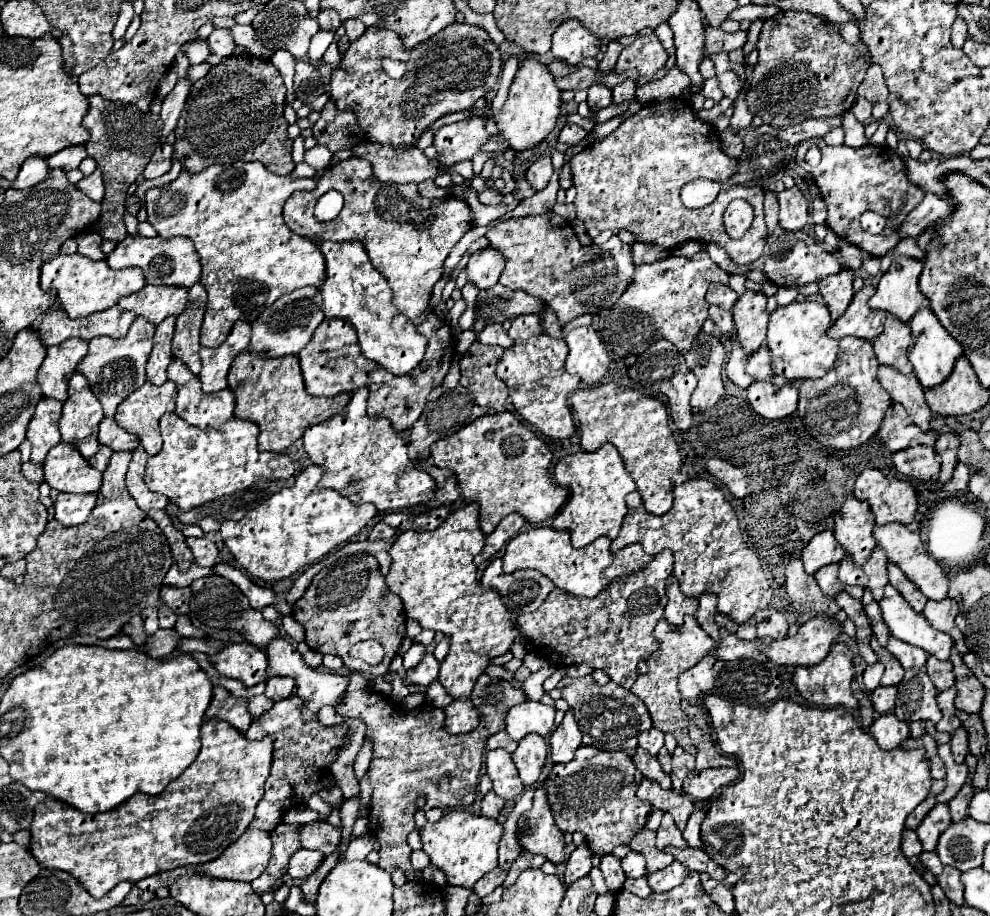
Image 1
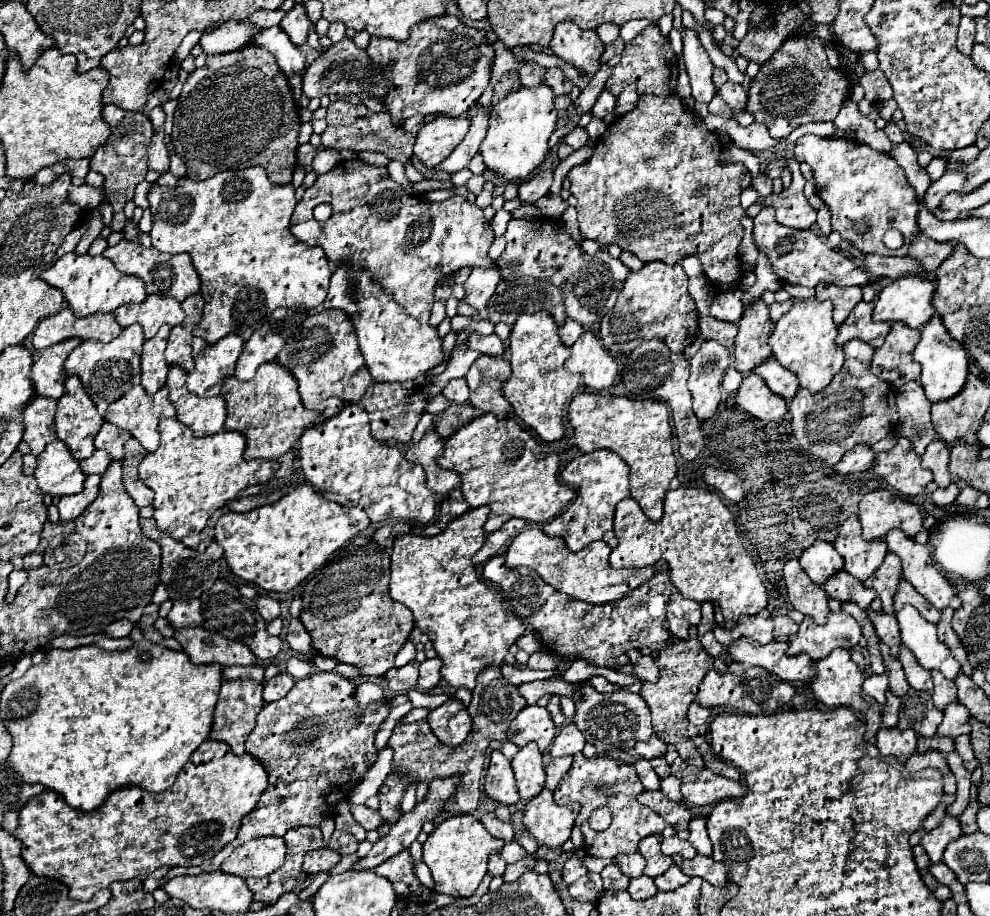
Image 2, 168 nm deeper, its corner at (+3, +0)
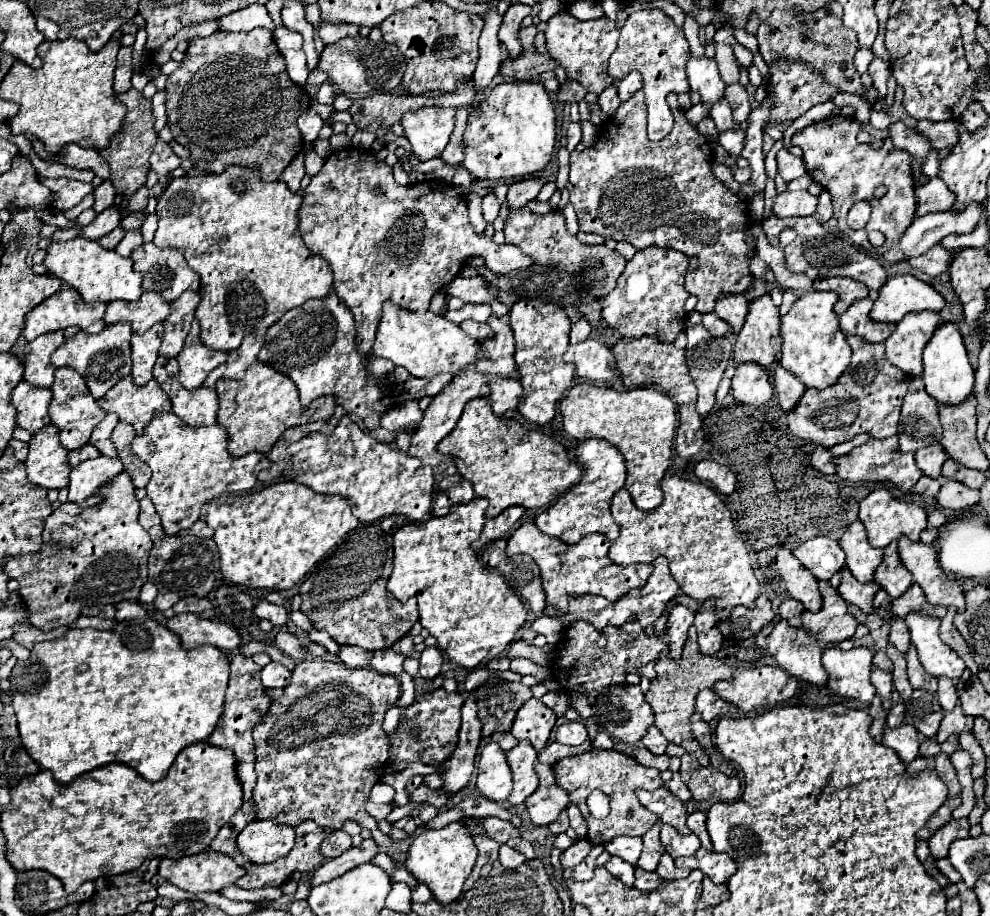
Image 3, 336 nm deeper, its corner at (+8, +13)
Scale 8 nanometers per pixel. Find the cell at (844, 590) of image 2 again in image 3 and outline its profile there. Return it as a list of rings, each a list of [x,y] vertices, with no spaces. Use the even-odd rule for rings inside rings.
[[[842,568],[840,570],[840,586],[838,586],[838,592],[840,596],[858,606],[862,612],[874,612],[874,606],[872,606],[872,600],[874,600],[874,594],[880,590],[880,586],[876,582],[858,582],[856,578],[852,578],[850,570],[848,568]]]

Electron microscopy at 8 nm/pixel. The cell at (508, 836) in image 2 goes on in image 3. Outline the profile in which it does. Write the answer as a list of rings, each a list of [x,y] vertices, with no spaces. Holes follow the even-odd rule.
[[[488,816],[482,820],[482,826],[486,830],[486,834],[496,840],[498,844],[504,844],[508,838],[516,838],[518,836],[518,828],[508,822],[508,820],[500,820],[500,818],[494,818],[494,816]]]

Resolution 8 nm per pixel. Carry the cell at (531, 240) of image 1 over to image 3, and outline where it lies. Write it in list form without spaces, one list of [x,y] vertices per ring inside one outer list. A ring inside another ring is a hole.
[[[510,208],[508,218],[504,222],[504,234],[506,234],[508,244],[518,246],[536,264],[566,266],[566,268],[582,274],[594,298],[604,298],[608,292],[612,292],[618,276],[622,274],[622,270],[626,266],[626,260],[616,250],[606,248],[606,244],[588,246],[588,244],[578,242],[576,236],[568,234],[566,222],[564,222],[564,216],[560,210],[548,212],[548,214],[534,214],[528,208],[524,208],[524,210]]]

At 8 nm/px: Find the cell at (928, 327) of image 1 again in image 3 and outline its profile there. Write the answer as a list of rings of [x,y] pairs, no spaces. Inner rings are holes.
[[[942,322],[934,334],[932,340],[928,340],[924,348],[924,372],[922,380],[926,386],[926,392],[936,398],[942,404],[960,404],[974,388],[974,370],[968,362],[968,354],[962,342],[962,334],[954,322]]]

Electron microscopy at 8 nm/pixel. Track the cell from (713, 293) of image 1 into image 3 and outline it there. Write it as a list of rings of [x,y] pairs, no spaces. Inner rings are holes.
[[[722,294],[720,300],[716,300],[714,312],[726,320],[734,332],[740,332],[744,324],[744,316],[748,312],[748,300],[744,294]]]

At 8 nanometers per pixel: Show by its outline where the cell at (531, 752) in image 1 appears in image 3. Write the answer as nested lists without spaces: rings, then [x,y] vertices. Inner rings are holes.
[[[518,742],[518,746],[514,746],[512,750],[506,752],[506,758],[508,758],[510,770],[514,774],[514,790],[512,790],[510,798],[508,798],[508,802],[518,806],[538,786],[538,776],[534,772],[538,752],[532,748],[530,742]]]

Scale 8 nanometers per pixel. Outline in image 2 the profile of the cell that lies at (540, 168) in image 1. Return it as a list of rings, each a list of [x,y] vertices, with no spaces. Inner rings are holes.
[[[539,171],[539,175],[535,175],[527,181],[521,181],[519,183],[519,199],[523,203],[535,203],[537,199],[541,199],[549,193],[551,181],[553,181],[551,171]]]

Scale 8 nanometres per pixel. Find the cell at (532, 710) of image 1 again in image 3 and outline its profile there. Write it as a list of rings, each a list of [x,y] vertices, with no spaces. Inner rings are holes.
[[[536,698],[524,702],[518,710],[510,734],[516,740],[530,740],[536,750],[542,750],[550,738],[550,730],[556,724],[556,714]]]

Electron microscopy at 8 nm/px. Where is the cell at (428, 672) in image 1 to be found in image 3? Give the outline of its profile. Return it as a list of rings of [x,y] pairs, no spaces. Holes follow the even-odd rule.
[[[424,648],[420,654],[420,670],[418,674],[426,680],[432,680],[440,674],[442,668],[442,654],[438,648]]]

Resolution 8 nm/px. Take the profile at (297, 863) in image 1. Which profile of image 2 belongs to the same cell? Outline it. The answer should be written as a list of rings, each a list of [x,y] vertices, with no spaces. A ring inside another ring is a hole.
[[[317,849],[317,851],[311,851],[309,855],[305,855],[305,871],[309,875],[317,875],[321,871],[331,871],[337,863],[341,861],[341,853],[339,851],[333,851],[333,849]]]

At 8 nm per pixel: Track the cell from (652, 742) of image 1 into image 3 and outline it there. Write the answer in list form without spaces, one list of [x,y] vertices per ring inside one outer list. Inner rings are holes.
[[[650,726],[648,732],[646,732],[646,736],[640,738],[638,746],[648,748],[652,754],[664,754],[664,750],[668,746],[668,740],[664,738],[664,734],[656,726]]]

